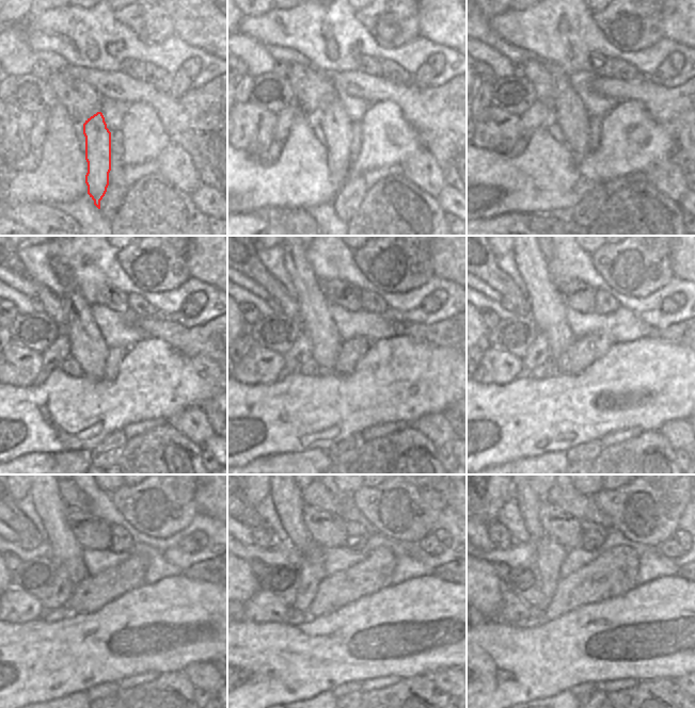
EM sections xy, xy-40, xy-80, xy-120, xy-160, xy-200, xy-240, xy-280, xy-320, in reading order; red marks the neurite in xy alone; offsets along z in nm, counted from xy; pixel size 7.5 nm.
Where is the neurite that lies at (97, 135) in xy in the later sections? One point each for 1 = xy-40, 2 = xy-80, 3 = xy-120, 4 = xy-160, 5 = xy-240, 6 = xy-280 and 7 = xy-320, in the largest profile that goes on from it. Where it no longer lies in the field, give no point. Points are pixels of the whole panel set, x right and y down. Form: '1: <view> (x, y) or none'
1: xy-40 (337, 129)
2: xy-80 (569, 113)
3: xy-120 (88, 348)
4: xy-160 (315, 320)
5: xy-240 (51, 509)
6: xy-280 (286, 496)
7: xy-320 (528, 501)

